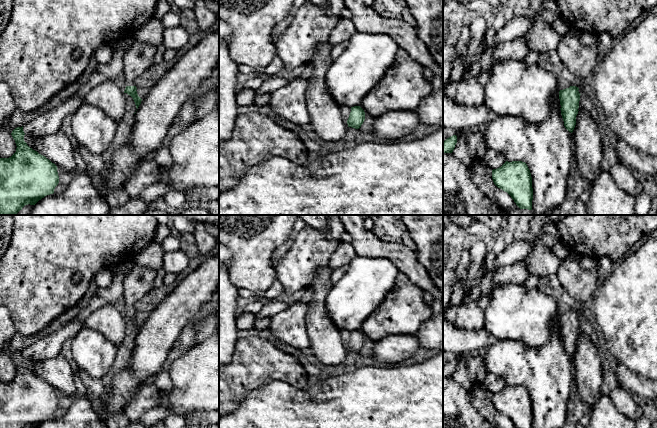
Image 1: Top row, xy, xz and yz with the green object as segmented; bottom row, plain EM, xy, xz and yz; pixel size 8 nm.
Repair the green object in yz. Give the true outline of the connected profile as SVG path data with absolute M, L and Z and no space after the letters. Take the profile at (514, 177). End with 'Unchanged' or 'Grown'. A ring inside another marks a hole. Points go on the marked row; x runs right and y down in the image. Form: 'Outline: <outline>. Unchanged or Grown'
Outline: M506 161L492 170L494 184L507 192L520 209L532 210L533 188L530 170L525 162Z. Unchanged

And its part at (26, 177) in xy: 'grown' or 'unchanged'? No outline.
unchanged

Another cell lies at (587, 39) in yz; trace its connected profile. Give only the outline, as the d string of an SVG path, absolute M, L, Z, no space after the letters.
M584 33L580 38L579 41L582 45L590 46L594 45L597 42L597 36L591 33Z

